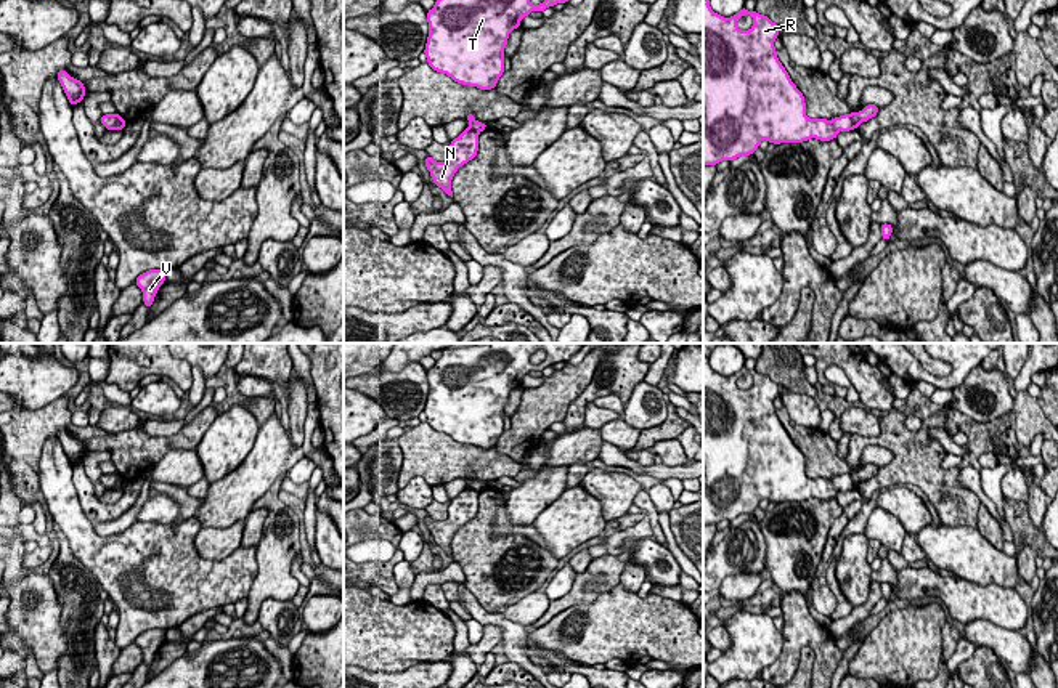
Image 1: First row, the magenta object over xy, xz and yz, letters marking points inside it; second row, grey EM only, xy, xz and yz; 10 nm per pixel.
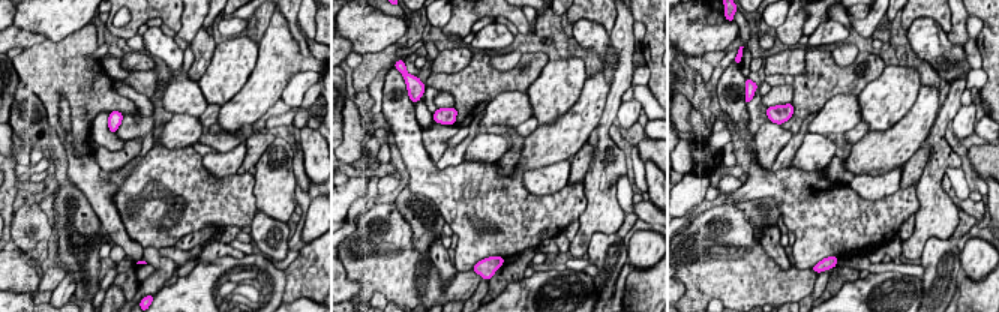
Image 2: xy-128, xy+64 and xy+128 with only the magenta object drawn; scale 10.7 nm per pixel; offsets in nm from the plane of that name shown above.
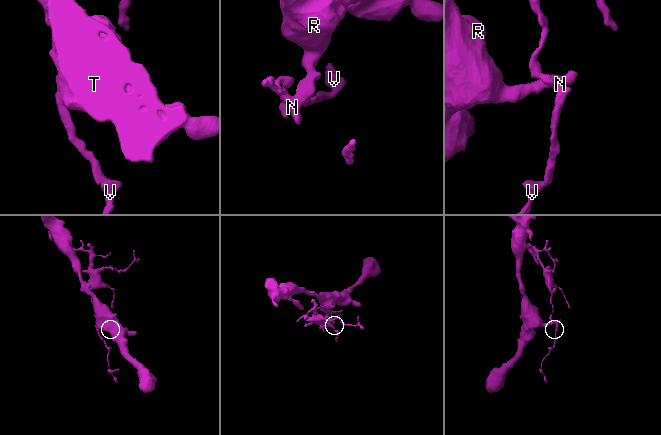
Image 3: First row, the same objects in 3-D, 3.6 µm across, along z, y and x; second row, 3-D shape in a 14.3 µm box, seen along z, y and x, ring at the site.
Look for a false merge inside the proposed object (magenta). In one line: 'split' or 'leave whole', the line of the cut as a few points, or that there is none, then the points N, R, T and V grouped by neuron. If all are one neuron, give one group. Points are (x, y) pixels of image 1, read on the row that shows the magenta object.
split | yz (850, 114), (854, 127) | N V / R T

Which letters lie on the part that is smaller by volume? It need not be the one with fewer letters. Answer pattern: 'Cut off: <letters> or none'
Cut off: N, V

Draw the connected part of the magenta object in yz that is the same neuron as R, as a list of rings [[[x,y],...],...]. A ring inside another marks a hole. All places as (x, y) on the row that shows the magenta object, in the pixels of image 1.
[[[703,0],[703,165],[751,156],[763,140],[774,144],[811,138],[830,141],[840,132],[854,130],[851,114],[832,120],[806,117],[804,96],[777,58],[777,35],[779,26],[755,10],[742,8],[724,18],[711,10],[710,0]],[[745,14],[753,18],[750,30],[737,27]]]

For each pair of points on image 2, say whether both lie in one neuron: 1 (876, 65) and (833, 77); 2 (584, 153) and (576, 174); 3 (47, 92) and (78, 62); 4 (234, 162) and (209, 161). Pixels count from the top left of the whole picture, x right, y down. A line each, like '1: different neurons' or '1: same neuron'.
1: same neuron
2: same neuron
3: same neuron
4: same neuron

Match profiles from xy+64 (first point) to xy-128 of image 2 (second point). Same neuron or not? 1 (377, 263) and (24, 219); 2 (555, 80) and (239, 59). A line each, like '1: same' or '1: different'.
1: same
2: same

